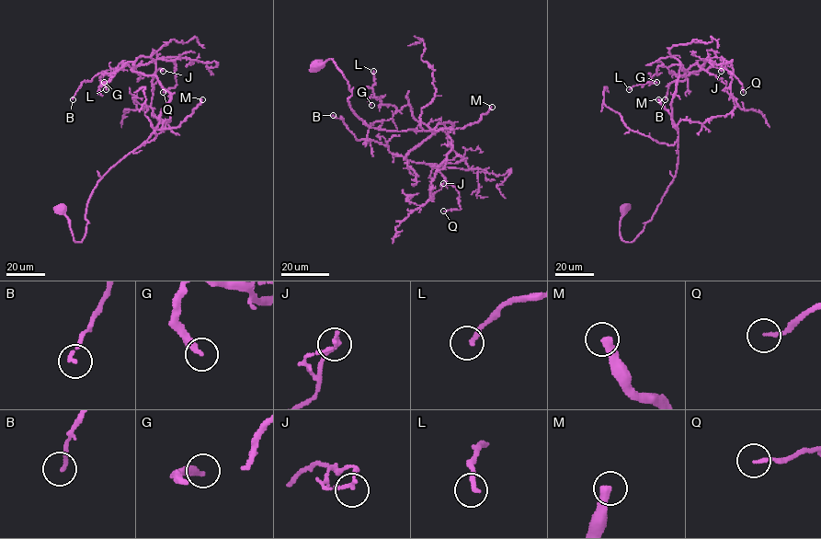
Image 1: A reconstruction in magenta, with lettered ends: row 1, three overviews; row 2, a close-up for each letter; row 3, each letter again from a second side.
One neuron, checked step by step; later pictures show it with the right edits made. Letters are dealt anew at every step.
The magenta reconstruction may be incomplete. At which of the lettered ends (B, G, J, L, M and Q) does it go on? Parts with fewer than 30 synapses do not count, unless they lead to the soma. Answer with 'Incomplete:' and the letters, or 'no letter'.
Incomplete: M

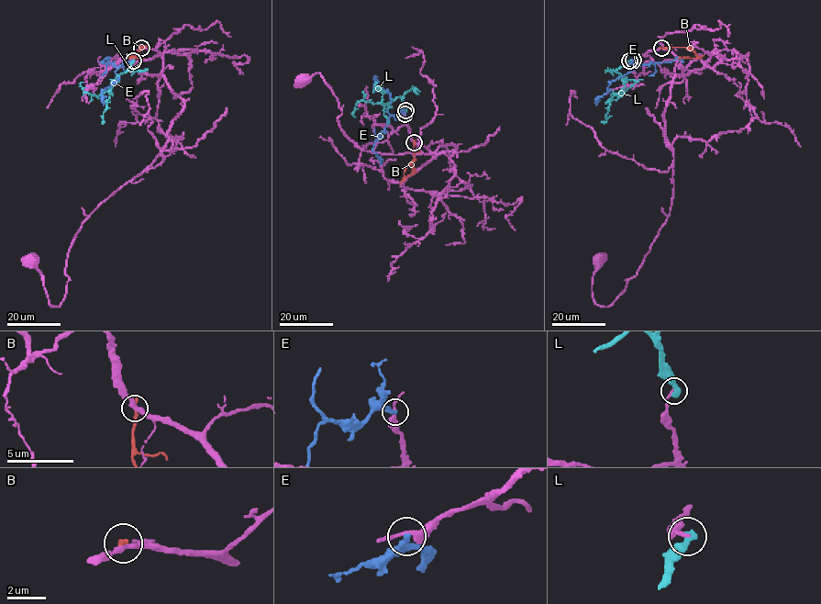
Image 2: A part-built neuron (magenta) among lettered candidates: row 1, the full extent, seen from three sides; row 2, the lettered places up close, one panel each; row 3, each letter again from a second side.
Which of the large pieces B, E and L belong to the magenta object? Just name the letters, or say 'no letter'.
no letter

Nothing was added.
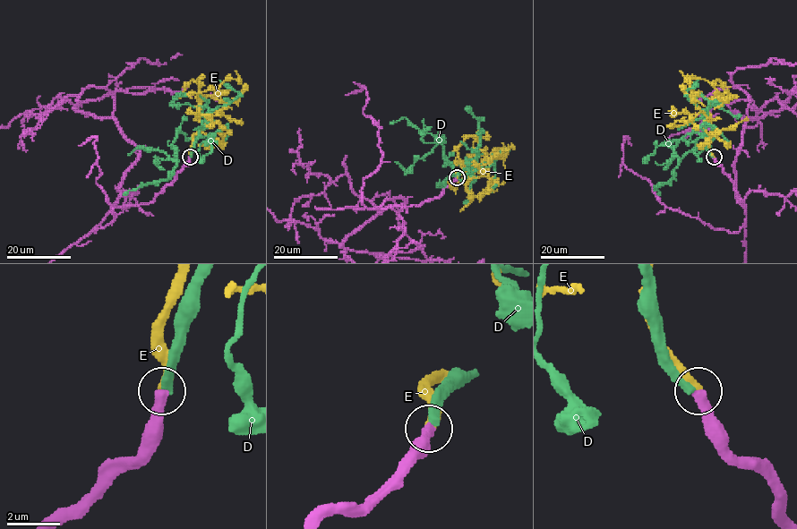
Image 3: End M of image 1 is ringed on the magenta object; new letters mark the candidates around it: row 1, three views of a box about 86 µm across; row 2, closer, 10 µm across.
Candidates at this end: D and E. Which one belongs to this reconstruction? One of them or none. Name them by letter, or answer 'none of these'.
E

